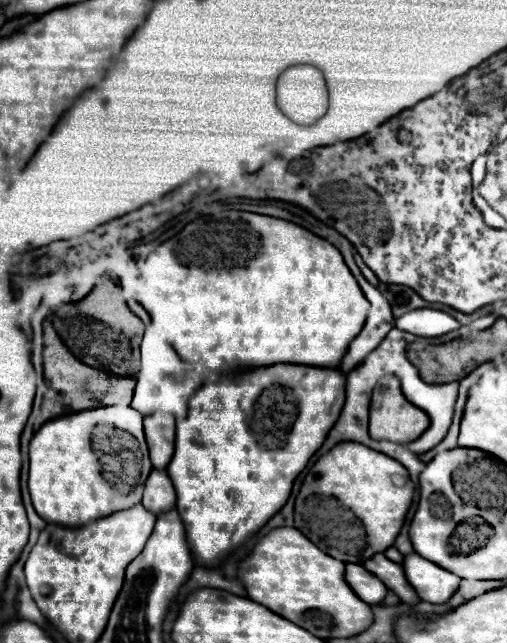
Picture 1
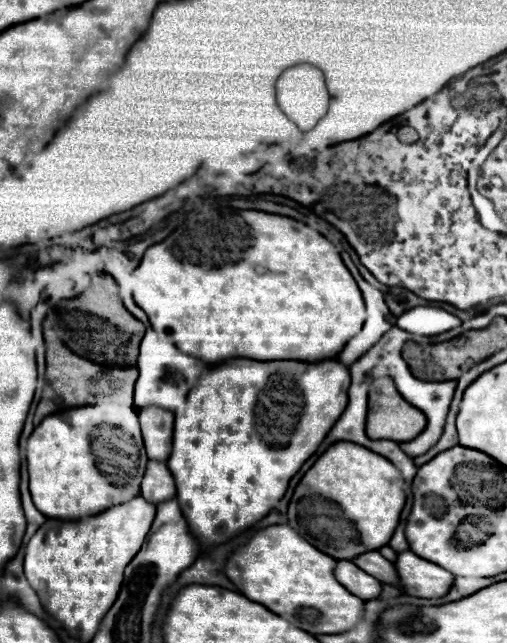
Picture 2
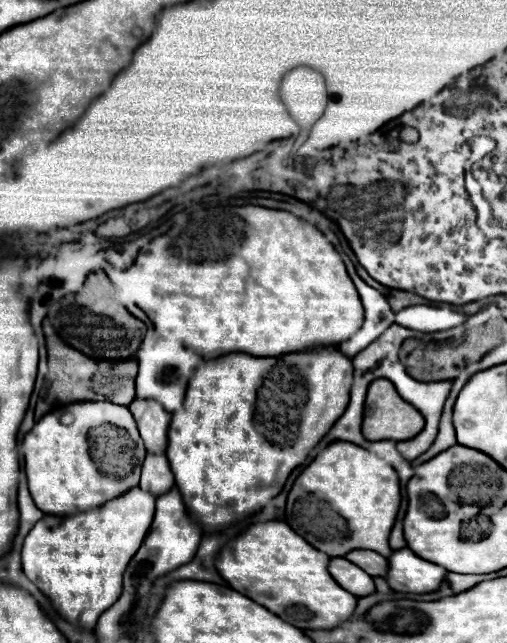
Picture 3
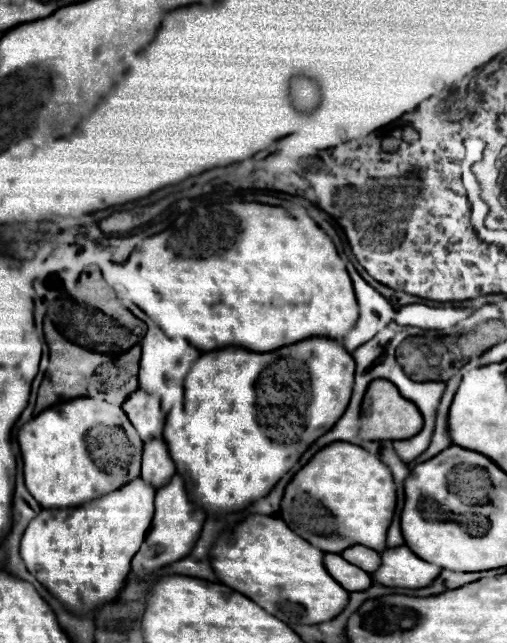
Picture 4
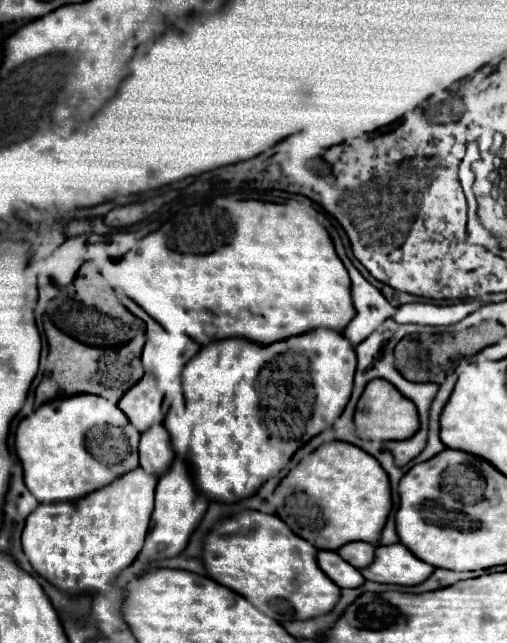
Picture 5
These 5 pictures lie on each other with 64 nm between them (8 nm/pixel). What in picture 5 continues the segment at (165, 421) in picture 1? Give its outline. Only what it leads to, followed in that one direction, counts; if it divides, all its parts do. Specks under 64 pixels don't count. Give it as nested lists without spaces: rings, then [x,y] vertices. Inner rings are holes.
[[[144,376],[118,402],[118,408],[128,416],[132,426],[144,432],[158,418],[158,392],[152,376]]]

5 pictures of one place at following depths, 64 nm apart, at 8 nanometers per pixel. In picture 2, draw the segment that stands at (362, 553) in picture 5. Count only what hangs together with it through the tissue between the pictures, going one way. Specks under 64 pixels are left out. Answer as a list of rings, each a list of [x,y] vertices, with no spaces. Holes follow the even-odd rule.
[[[368,552],[368,554],[360,554],[352,560],[358,568],[362,568],[364,572],[368,572],[370,576],[374,576],[380,582],[398,586],[398,576],[394,572],[394,564],[388,562],[380,552]]]

